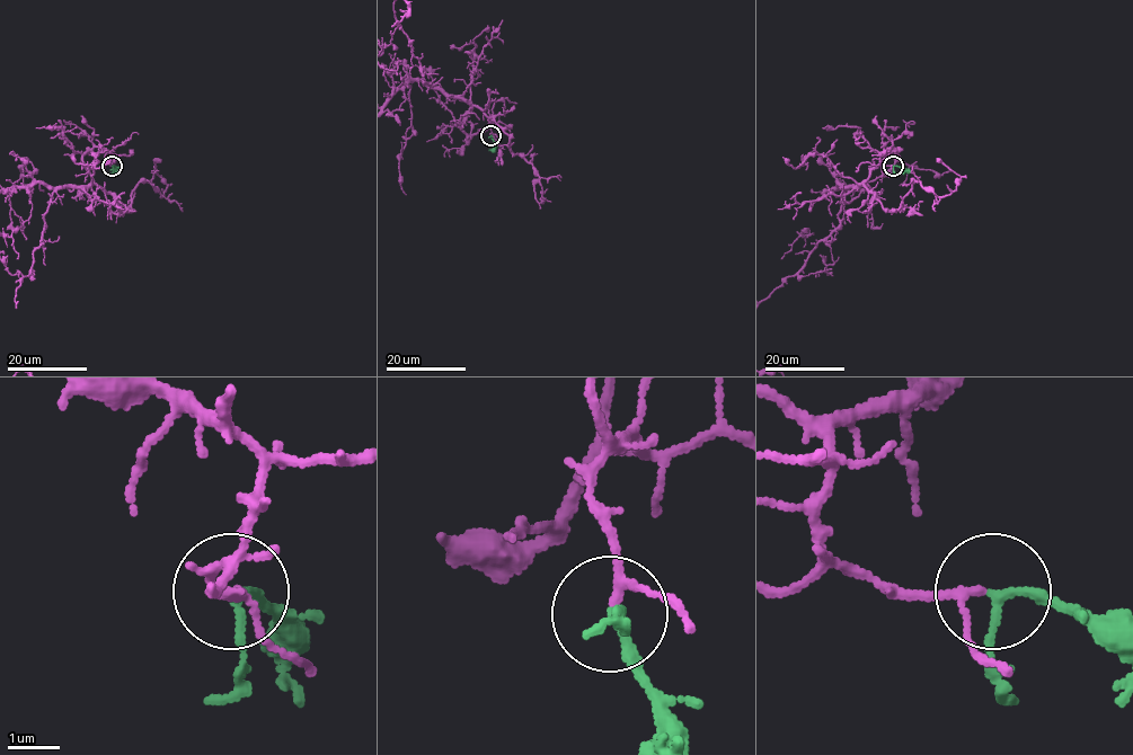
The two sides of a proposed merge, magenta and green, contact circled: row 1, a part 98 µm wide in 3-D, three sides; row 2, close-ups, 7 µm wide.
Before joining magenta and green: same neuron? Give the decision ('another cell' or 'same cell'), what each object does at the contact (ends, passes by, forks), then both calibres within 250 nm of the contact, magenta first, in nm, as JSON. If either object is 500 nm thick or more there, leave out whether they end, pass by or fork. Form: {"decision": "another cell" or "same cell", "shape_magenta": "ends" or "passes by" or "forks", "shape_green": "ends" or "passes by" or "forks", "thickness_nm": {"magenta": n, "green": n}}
{"decision": "same cell", "shape_magenta": "passes by", "shape_green": "passes by", "thickness_nm": {"magenta": 130, "green": 170}}

